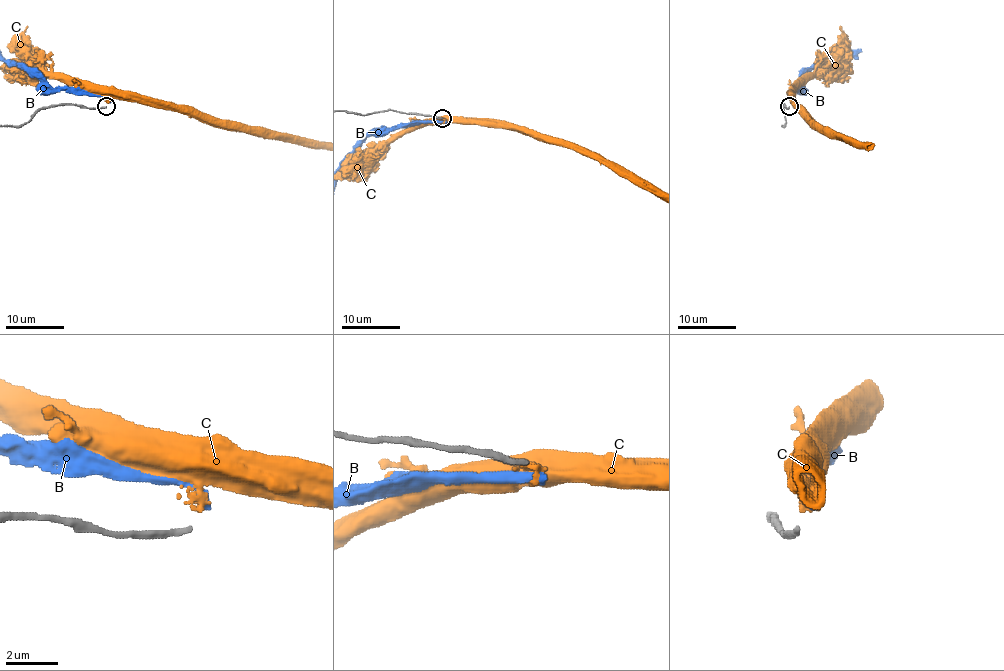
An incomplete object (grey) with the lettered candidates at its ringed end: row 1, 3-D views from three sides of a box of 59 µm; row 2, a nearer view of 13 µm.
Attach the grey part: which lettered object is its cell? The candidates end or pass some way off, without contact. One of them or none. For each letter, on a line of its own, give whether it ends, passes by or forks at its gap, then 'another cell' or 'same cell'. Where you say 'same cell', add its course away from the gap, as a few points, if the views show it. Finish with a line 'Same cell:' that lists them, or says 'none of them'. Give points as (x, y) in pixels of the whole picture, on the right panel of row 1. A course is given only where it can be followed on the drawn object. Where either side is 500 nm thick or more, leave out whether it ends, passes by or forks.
B: it ends | another cell
C: it ends | another cell
Same cell: none of them

